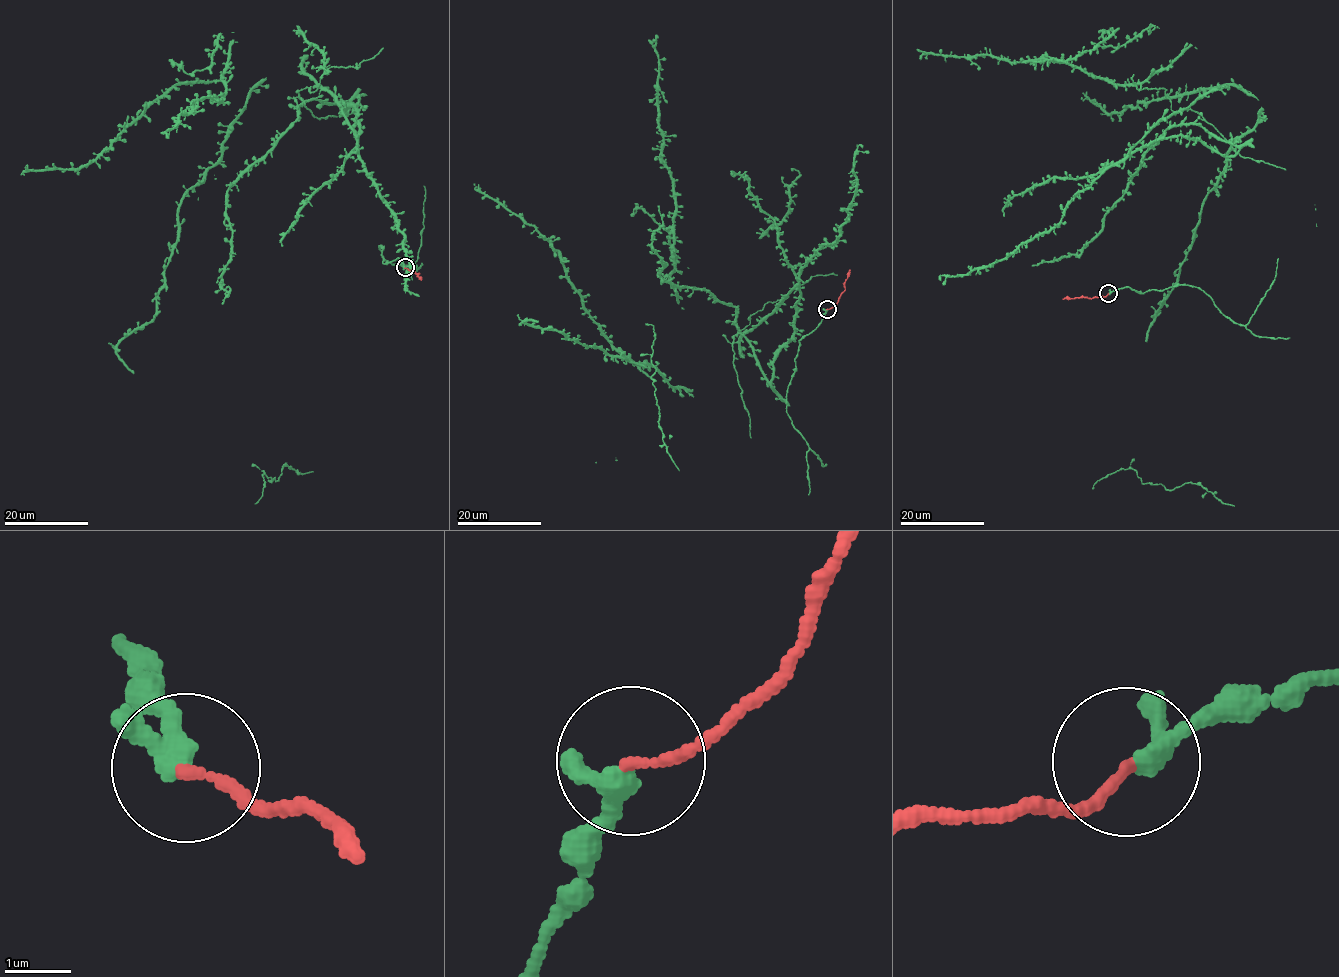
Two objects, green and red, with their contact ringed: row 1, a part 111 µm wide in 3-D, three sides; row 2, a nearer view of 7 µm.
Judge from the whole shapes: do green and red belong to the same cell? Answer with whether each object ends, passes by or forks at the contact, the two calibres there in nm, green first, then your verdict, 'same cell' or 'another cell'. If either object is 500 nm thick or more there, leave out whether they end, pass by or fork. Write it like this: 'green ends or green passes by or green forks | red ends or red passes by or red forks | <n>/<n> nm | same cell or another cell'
green passes by | red ends | 260/160 nm | same cell

